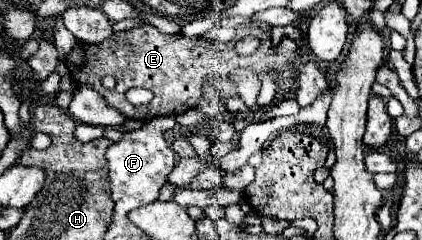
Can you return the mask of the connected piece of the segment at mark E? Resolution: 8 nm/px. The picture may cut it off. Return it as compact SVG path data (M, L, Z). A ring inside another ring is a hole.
M143 25L133 31L119 31L115 37L111 37L99 45L89 45L89 43L77 41L75 47L71 49L71 53L65 57L65 65L71 73L71 79L77 85L91 85L97 93L101 93L107 99L107 103L111 107L117 107L129 119L147 121L147 119L161 117L161 115L179 115L179 113L185 113L187 109L197 107L201 101L201 87L203 87L203 81L207 79L207 75L217 75L223 79L221 89L219 89L222 101L230 96L236 96L236 89L229 79L229 73L233 69L247 67L263 77L269 71L269 67L277 69L277 65L281 65L281 57L283 57L281 53L301 55L293 47L297 47L297 45L291 39L283 39L281 45L277 47L277 51L271 51L271 39L259 27L243 27L233 41L217 43L217 41L211 41L205 37L185 37L181 33L165 35L165 33L157 31L153 25ZM247 35L257 37L259 47L253 55L241 57L241 55L237 55L237 51L233 51L233 47L239 39L243 39ZM105 75L113 75L117 79L115 89L105 89L101 85L101 79ZM131 87L151 89L155 95L153 101L147 105L131 105L125 99L125 91Z

